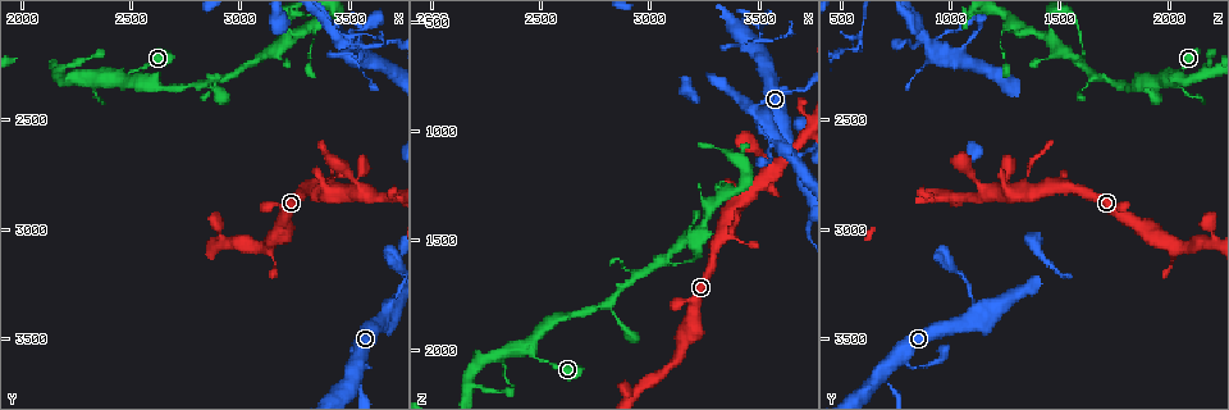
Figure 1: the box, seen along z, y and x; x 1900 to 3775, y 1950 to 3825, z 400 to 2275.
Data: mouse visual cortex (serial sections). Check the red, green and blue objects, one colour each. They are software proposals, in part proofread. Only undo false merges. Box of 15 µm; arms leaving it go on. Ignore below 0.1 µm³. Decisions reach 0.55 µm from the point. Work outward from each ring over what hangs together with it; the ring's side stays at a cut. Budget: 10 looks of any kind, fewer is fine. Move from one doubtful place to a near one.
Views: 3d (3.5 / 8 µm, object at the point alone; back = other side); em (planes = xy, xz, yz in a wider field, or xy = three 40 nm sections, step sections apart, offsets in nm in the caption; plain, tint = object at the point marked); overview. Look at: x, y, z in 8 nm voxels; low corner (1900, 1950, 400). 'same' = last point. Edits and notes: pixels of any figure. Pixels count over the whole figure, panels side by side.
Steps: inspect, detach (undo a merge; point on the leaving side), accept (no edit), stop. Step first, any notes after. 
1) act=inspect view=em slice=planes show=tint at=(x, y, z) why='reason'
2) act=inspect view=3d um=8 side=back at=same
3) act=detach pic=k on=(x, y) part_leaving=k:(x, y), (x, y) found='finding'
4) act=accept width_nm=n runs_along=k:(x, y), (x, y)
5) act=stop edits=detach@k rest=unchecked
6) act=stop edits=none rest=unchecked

act=inspect view=3d um=3.5 at=(3560, 3610, 800)

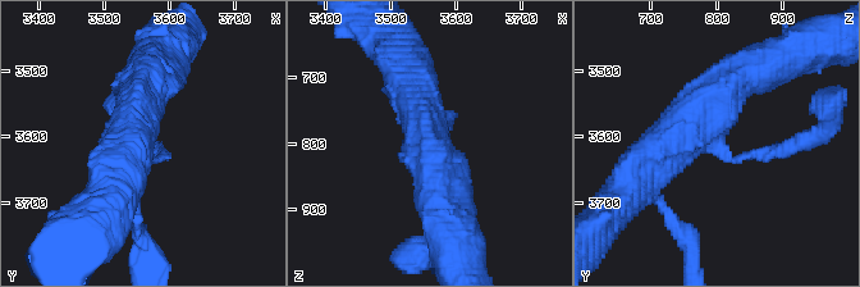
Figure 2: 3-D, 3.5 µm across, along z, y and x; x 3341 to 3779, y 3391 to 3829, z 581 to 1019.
act=inspect view=em slice=xy step=3 show=tint at=same

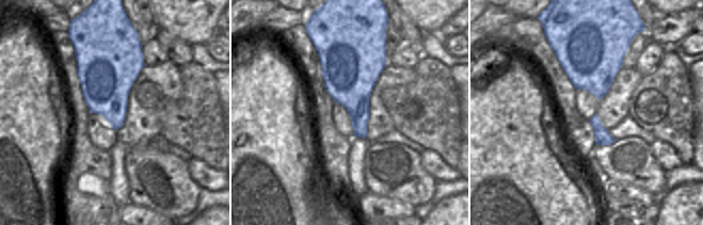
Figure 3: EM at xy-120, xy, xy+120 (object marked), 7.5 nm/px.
act=accept runs_along=2:(150, 72), (150, 146) found='one cell here'

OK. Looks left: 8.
act=inspect view=em slice=planes show=tint at=(3410, 2830, 1260) why='sudden change in width'

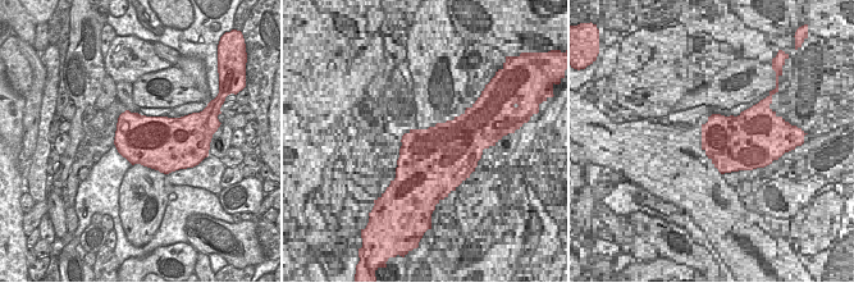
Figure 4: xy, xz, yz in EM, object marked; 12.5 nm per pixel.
act=inspect view=3d um=3.5 at=same

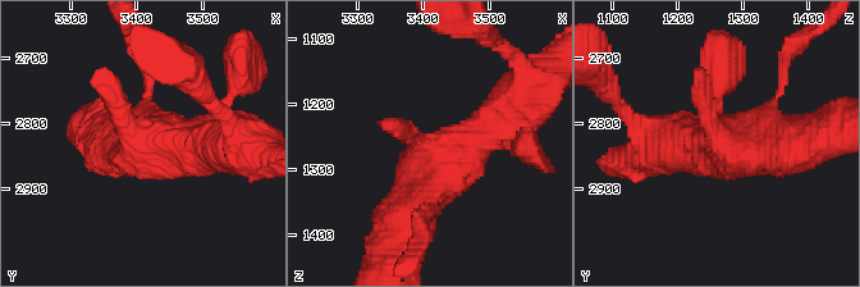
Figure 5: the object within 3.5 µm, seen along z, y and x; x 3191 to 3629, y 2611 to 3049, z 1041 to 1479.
act=accept found='all the same cell'

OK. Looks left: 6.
act=inspect view=3d um=3.5 at=(2440, 2320, 2000) why='abrupt turn'

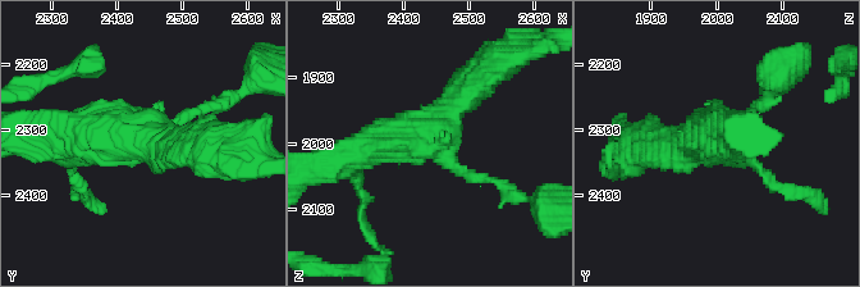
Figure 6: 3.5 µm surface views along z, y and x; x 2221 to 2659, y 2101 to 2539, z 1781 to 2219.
act=inspect view=em slice=xy step=1 show=plain at=(2450, 2310, 1990) arms=3 arm_widths_nm=150,400,500 why='now the EM'

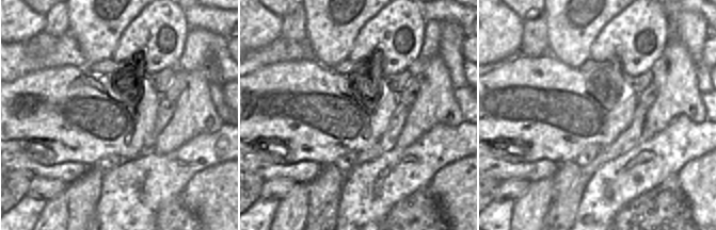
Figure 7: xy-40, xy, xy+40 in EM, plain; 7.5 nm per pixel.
act=inspect view=em slice=xy step=1 show=tint at=same why='with the object marked'

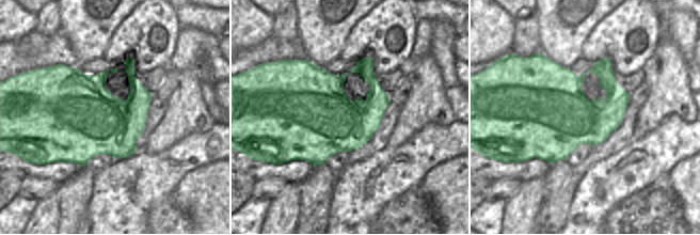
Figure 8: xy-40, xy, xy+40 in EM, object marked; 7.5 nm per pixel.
act=accept runs_along=6:(754, 106), (718, 139), (645, 146) found='all the same cell'

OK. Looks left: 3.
act=inspect view=3d um=8 at=(2790, 2340, 1810) why='side arm on a straight run'

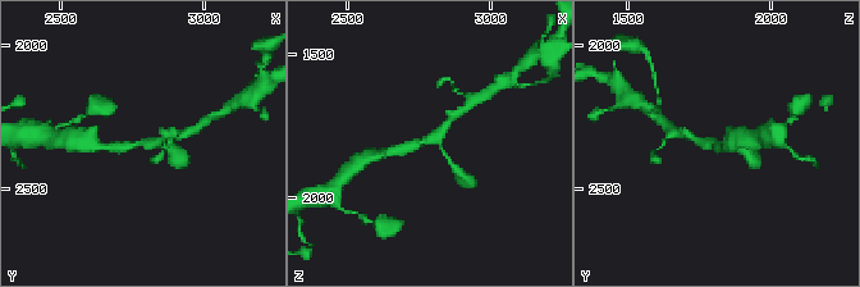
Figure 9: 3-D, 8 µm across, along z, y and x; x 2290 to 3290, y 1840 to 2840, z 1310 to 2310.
act=inspect view=3d um=3.5 side=back at=(2790, 2330, 1790)

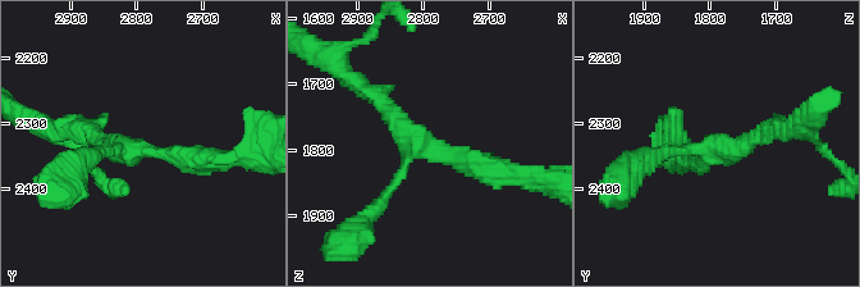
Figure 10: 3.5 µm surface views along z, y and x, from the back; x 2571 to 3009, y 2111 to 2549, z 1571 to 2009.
act=inspect view=em slice=xy step=1 show=tint at=(2795, 2335, 1800) arms=3 arm_widths_nm=150,250,300

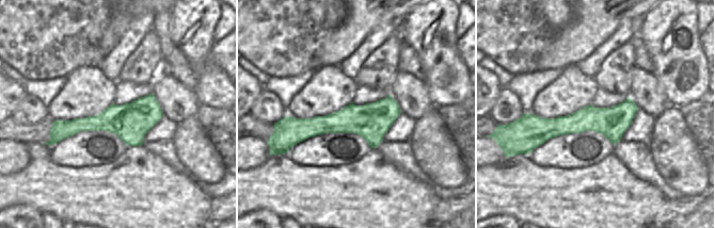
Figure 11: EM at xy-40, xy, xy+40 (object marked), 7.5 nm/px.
act=accept runs_along=10:(503, 171), (433, 154), (370, 92) found='all the same cell'

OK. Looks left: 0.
act=stop edits=none rest=unchecked

